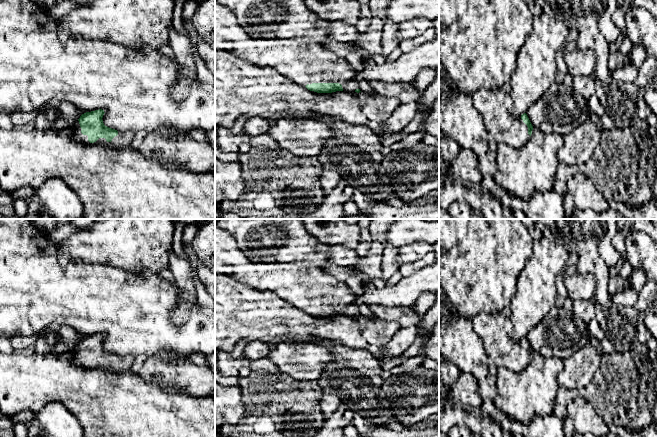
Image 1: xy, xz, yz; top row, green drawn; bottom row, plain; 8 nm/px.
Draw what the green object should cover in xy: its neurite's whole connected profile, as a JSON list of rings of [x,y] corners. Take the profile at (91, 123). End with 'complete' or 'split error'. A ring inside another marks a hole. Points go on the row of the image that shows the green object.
[[[104,110],[86,112],[70,127],[74,140],[87,144],[128,146],[135,134],[131,131],[117,131],[103,123]]]; split error

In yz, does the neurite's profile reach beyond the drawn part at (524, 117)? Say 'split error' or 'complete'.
split error

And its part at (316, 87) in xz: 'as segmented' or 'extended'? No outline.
extended

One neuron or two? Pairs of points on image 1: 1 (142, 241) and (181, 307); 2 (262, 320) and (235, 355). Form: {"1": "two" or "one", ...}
{"1": "two", "2": "two"}

